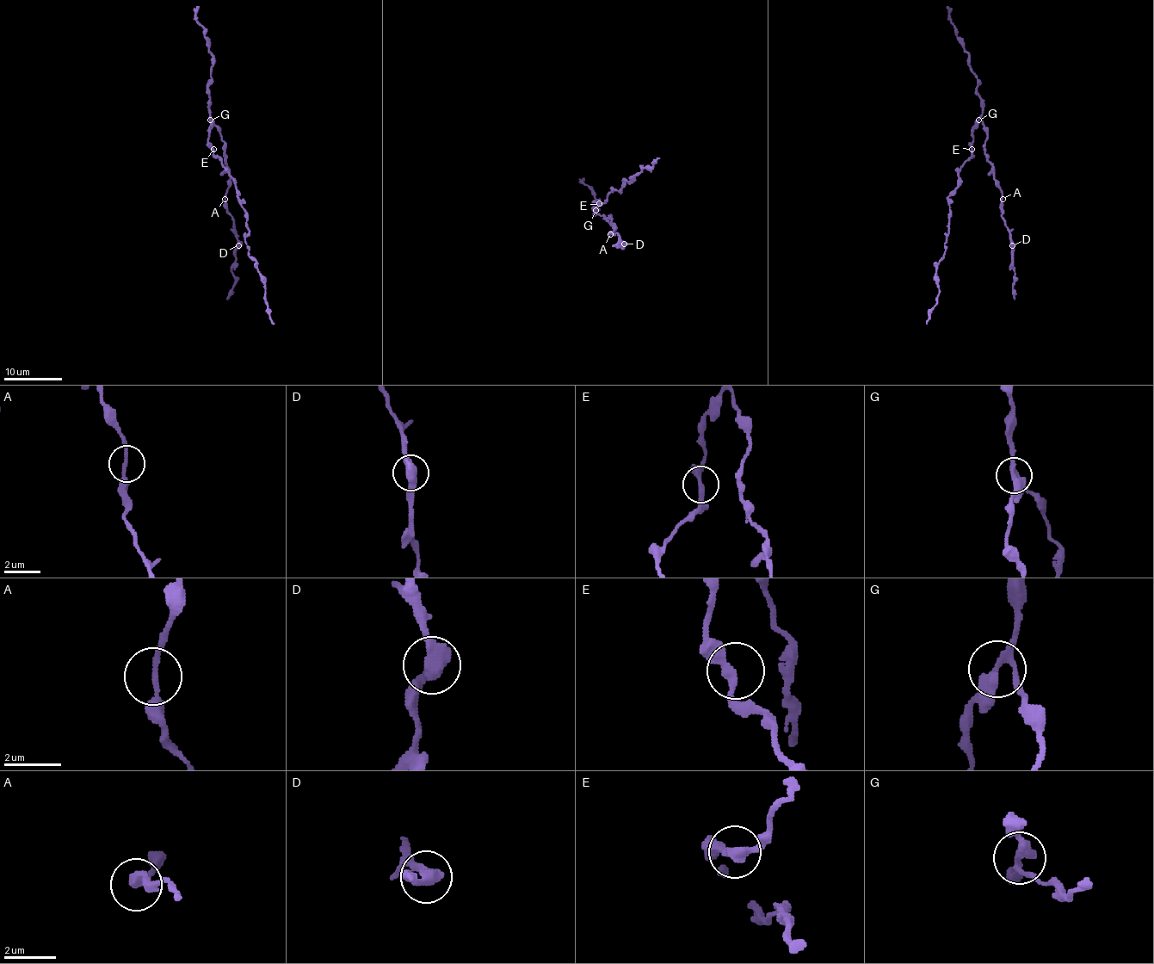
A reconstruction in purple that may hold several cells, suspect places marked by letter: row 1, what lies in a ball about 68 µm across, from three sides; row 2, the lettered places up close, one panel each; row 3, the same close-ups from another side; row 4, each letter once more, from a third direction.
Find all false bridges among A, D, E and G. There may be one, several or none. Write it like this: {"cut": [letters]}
{"cut": []}

